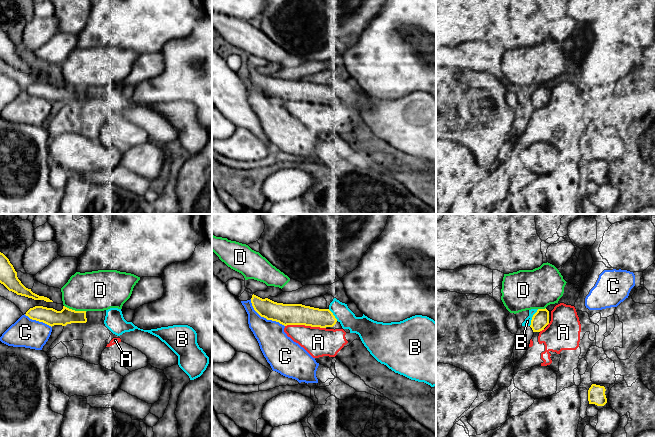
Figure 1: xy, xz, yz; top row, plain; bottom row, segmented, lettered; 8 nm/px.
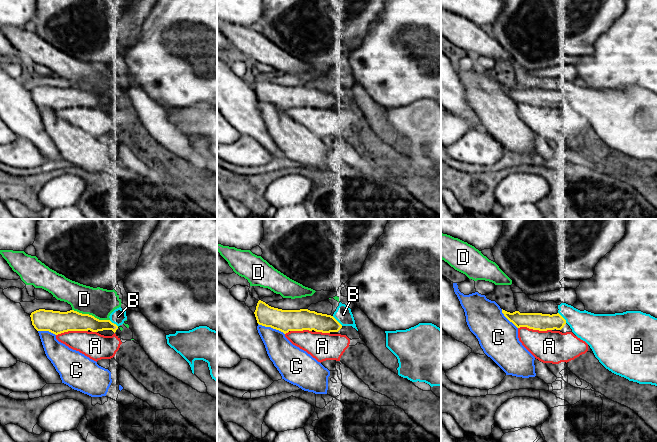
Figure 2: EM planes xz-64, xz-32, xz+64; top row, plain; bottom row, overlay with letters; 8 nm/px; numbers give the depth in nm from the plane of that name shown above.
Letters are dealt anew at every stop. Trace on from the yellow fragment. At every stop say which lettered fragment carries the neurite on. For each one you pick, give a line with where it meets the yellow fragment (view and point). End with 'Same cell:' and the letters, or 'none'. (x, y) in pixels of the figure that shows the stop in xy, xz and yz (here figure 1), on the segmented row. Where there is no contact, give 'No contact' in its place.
B: Touches yellow at yz (532, 317)
Same cell: B

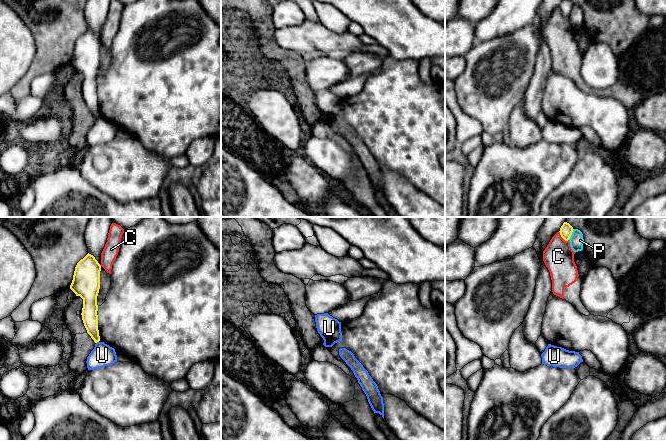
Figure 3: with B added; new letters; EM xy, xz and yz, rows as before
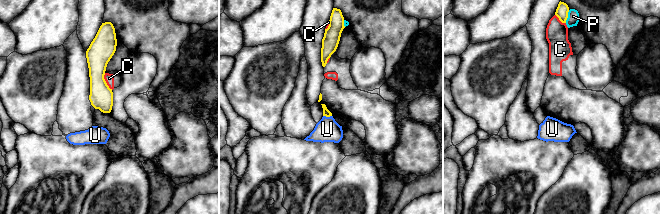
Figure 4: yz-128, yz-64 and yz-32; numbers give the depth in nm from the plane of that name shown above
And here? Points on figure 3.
Same cell: none

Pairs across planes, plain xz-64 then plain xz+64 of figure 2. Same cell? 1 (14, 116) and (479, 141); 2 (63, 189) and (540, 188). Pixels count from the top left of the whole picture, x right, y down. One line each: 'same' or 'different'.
1: different
2: same

